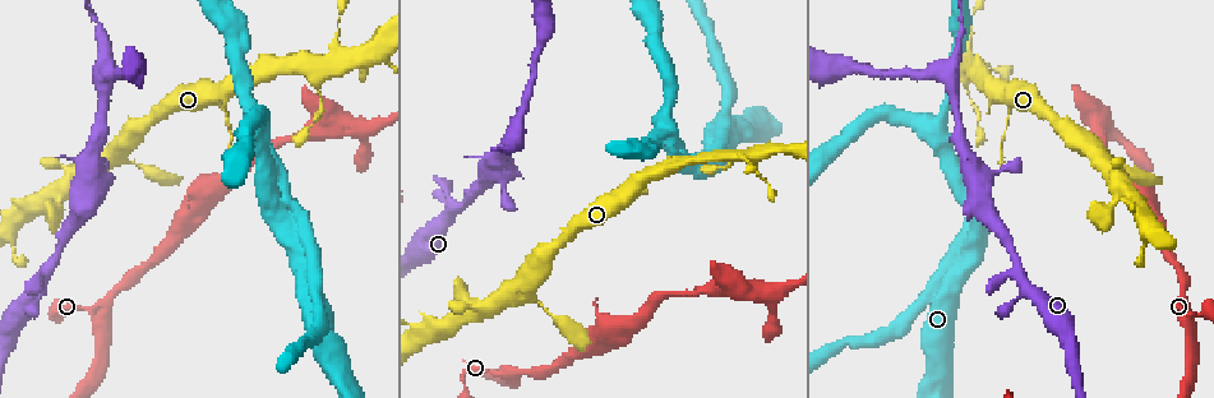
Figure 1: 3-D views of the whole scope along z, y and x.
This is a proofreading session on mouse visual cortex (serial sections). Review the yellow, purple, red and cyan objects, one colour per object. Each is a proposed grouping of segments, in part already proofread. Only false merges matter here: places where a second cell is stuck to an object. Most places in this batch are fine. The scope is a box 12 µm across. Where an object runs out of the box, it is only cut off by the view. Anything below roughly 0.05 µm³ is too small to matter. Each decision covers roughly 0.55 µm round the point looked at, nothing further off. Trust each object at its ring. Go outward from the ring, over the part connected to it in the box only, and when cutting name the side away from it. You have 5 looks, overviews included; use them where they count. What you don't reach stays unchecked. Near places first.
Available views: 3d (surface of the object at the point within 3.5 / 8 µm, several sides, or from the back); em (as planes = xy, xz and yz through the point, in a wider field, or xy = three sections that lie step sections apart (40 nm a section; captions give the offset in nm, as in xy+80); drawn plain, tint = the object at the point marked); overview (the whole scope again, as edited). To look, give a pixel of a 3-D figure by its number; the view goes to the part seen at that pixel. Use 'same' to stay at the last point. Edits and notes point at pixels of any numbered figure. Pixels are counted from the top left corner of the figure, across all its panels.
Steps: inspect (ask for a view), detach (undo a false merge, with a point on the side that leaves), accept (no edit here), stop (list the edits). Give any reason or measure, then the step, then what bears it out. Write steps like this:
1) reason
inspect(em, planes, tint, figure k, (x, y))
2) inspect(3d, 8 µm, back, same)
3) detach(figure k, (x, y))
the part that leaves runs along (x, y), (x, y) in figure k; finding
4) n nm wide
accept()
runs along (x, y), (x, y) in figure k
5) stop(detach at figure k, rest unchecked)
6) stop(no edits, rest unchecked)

three arms meet
inspect(3d, 3.5 µm, figure 1, (100, 320))

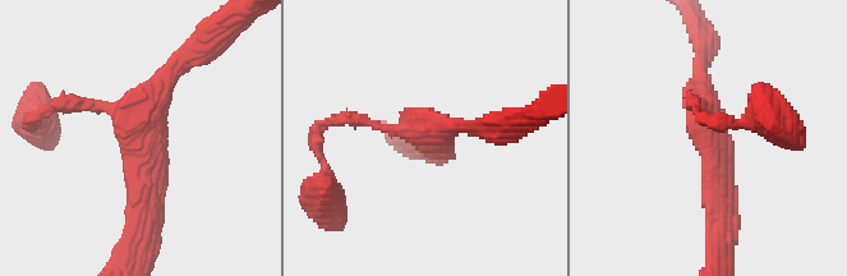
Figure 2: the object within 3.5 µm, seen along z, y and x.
3 arms; arms of 150, 250, 300 nm
inspect(em, xy, step 3, tint, figure 2, (420, 144))

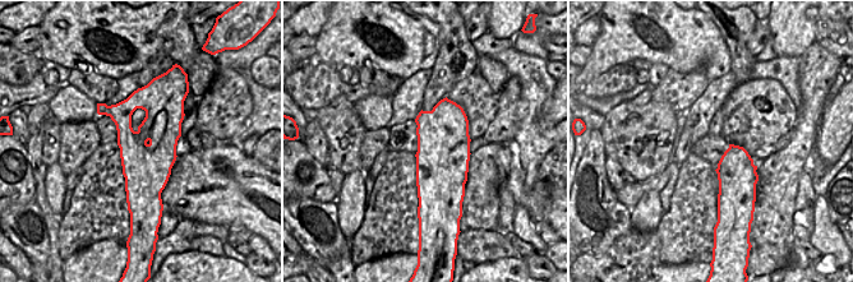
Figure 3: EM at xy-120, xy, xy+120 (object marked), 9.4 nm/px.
500 nm wide
accept()
runs along (67, 102), (118, 110), (138, 138), (142, 220) in figure 2; all the same cell

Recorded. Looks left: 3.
thick turns thin
inspect(3d, 3.5 µm, figure 1, (97, 140))

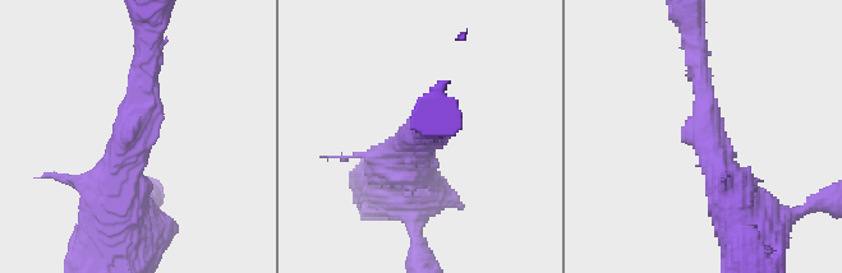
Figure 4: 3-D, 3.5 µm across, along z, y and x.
arms of 250, 600 nm; need the tissue
inspect(em, xy, step 3, tint, figure 4, (711, 140))

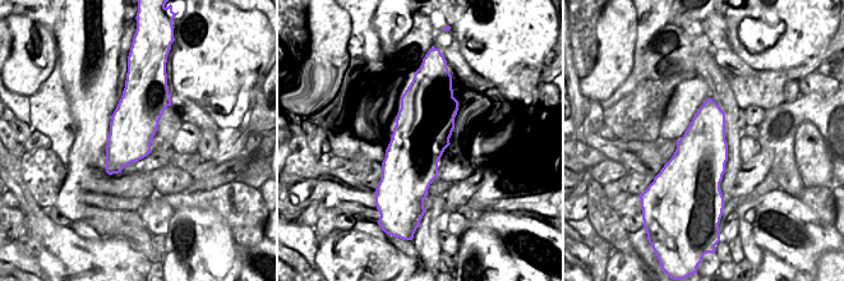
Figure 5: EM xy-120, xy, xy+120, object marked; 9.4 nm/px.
accept()
runs along (739, 214), (709, 135), (696, 58) in figure 4; one cell here

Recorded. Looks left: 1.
stop(no edits, rest unchecked)

